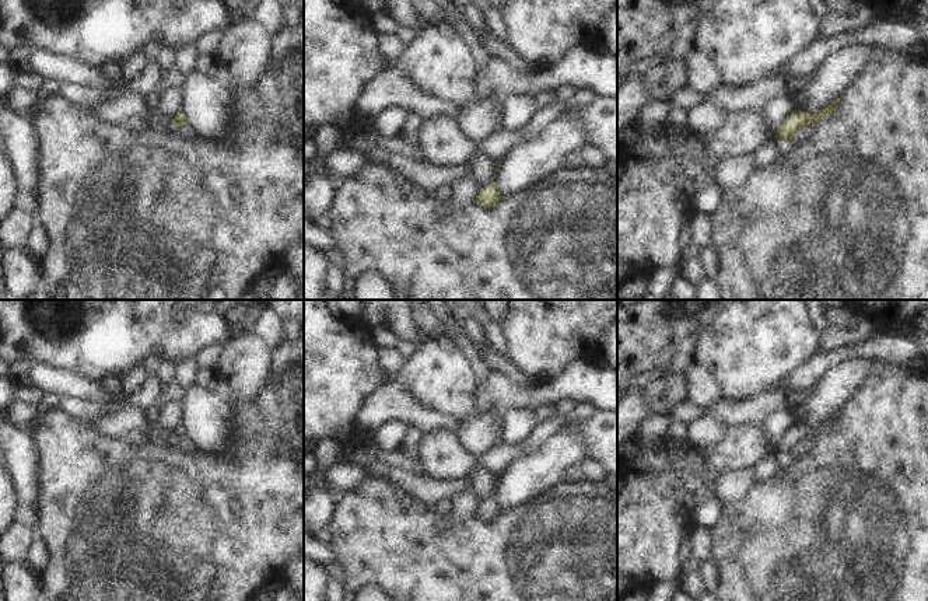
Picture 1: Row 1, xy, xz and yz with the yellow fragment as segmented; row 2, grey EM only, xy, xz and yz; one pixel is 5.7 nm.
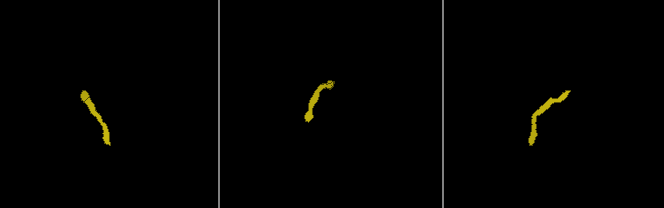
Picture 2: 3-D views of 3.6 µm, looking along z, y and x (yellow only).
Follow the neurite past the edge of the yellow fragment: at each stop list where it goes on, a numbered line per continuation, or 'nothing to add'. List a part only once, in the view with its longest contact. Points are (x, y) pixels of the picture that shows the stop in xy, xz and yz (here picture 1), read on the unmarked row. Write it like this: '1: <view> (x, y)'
nothing to add

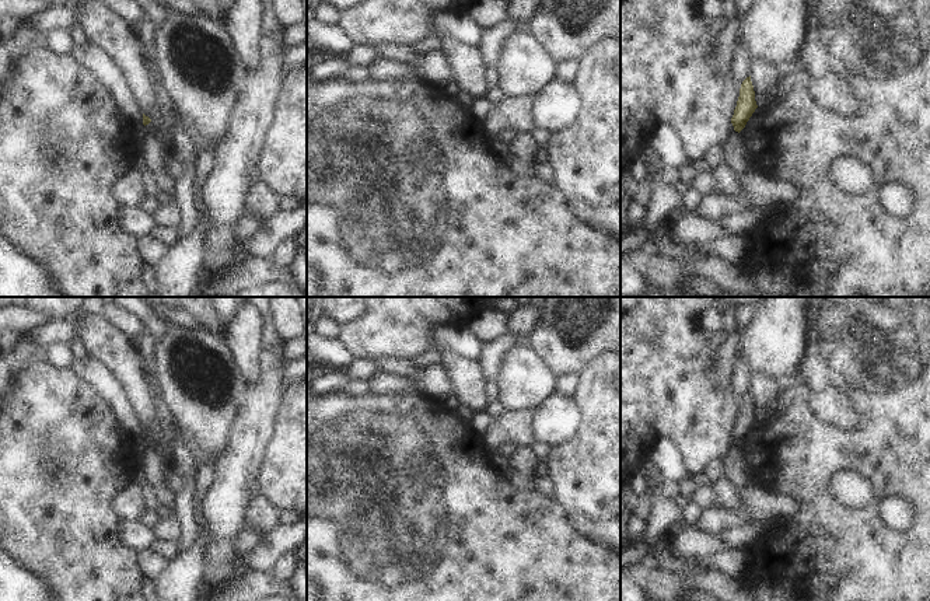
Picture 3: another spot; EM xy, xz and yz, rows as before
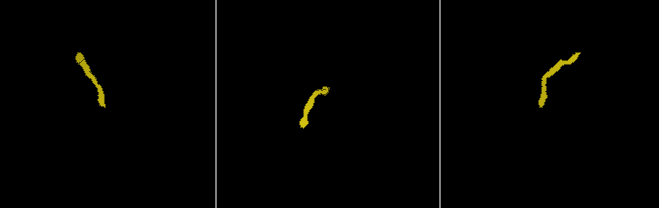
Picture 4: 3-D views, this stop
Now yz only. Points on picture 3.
1: yz (737, 468)

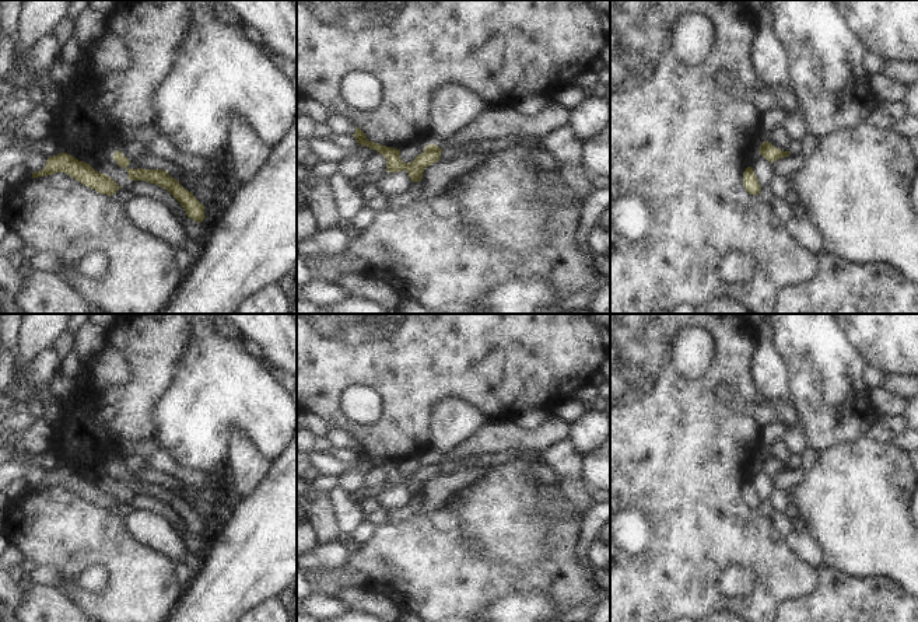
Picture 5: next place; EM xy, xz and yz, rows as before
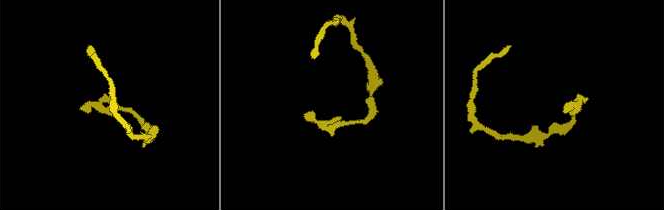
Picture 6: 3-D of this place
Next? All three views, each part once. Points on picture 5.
1: xy (132, 464)

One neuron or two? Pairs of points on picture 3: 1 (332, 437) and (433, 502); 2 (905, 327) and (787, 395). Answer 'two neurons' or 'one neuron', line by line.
1: one neuron
2: two neurons

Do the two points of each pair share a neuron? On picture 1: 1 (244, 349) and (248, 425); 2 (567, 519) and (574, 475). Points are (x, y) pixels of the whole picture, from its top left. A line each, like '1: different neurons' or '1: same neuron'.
1: different neurons
2: different neurons

